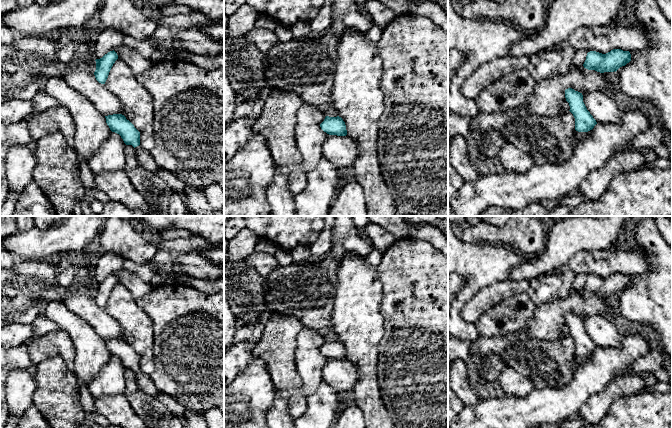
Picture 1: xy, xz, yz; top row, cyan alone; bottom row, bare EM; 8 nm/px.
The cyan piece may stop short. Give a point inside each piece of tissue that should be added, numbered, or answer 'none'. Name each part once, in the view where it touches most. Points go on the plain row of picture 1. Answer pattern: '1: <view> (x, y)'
1: xy (144, 381)

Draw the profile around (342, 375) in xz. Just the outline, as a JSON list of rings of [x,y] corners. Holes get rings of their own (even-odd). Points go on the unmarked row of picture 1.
[[[327,358],[322,377],[326,384],[337,392],[353,391],[358,380],[358,369],[349,360]]]

